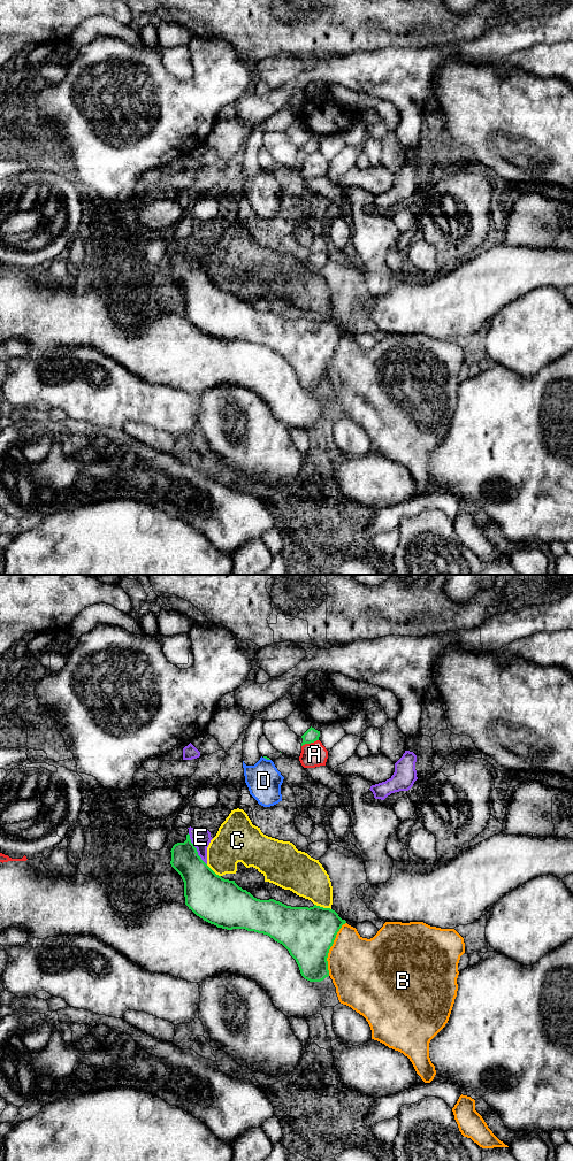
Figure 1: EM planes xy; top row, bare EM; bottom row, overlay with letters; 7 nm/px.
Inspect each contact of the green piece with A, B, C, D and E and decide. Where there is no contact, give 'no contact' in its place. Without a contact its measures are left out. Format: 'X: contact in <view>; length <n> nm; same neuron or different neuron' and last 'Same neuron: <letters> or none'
A: contact in xy; length 130 nm; different neuron
B: contact in xy; length 400 nm; different neuron
C: contact in xy; length 130 nm; different neuron
D: contact in xy; length 50 nm; different neuron
E: contact in xy; length 260 nm; different neuron
Same neuron: none

